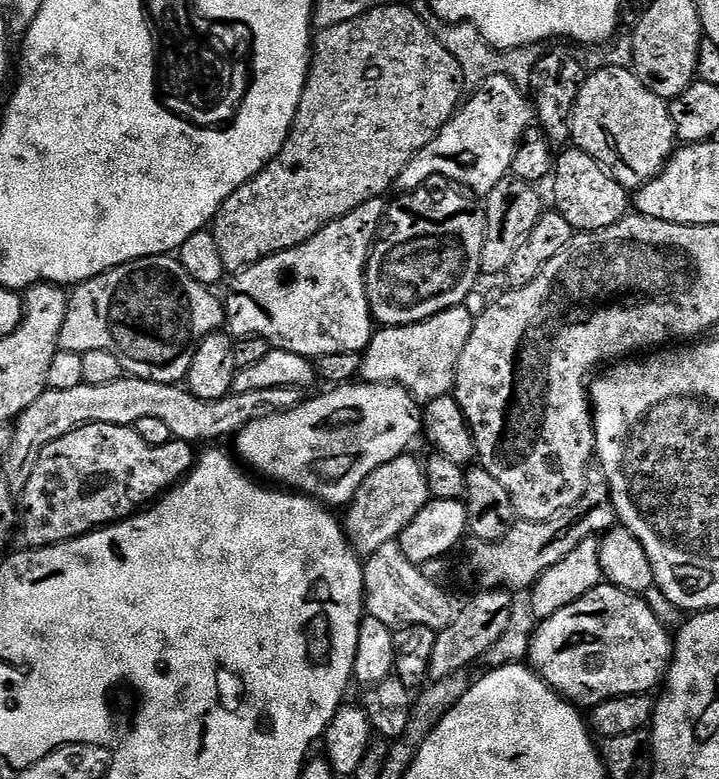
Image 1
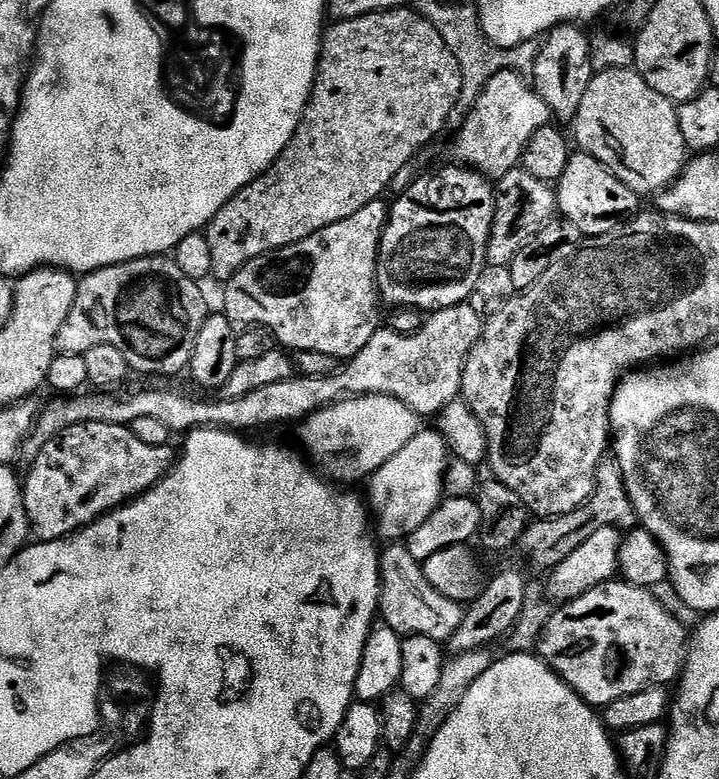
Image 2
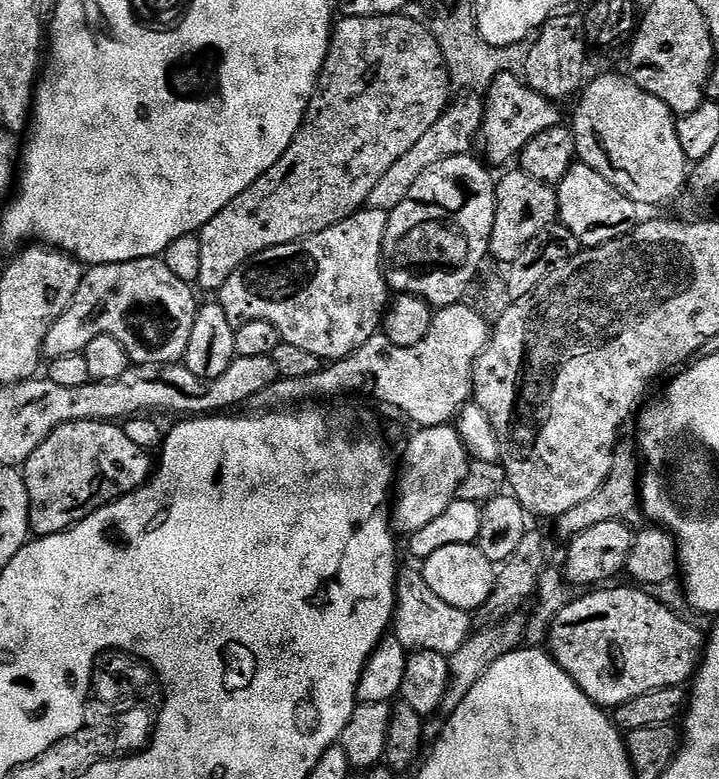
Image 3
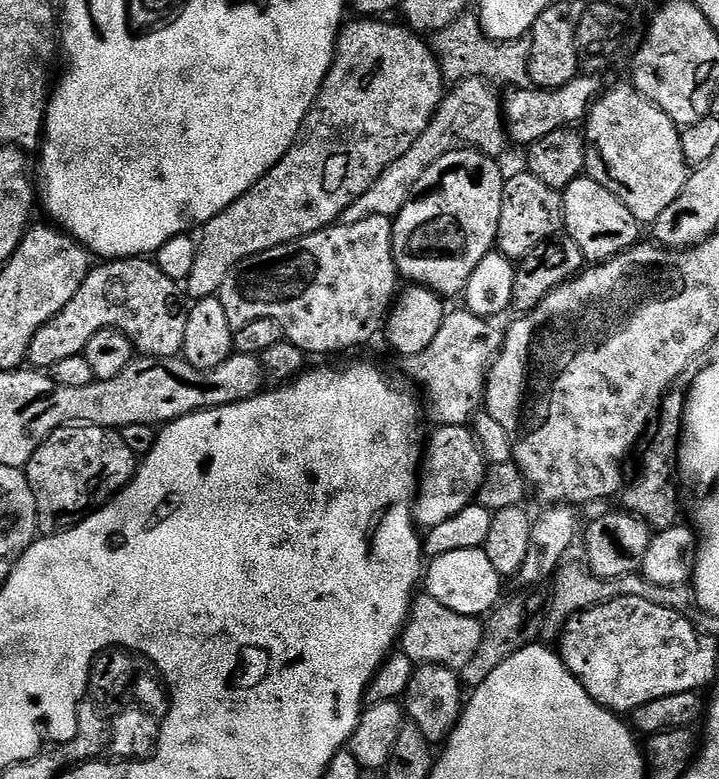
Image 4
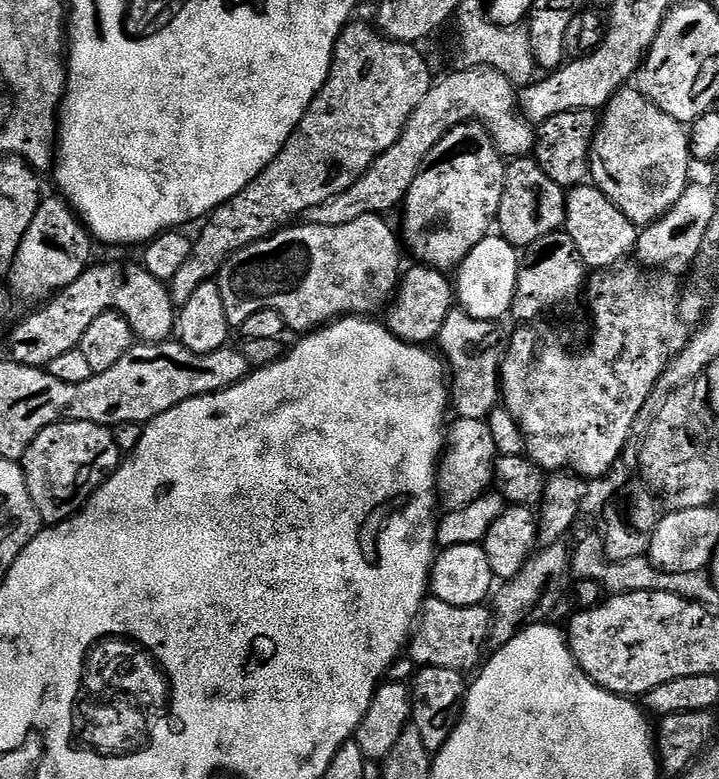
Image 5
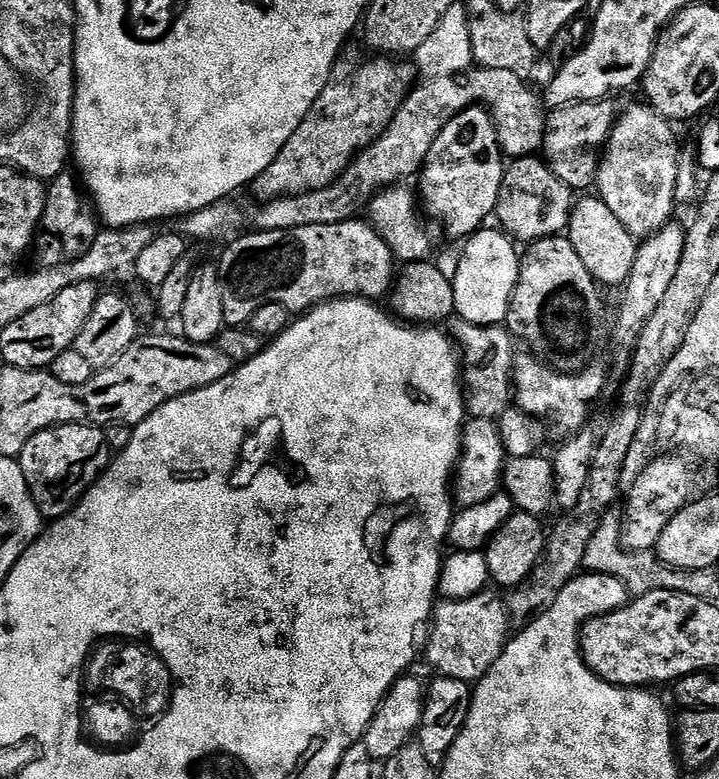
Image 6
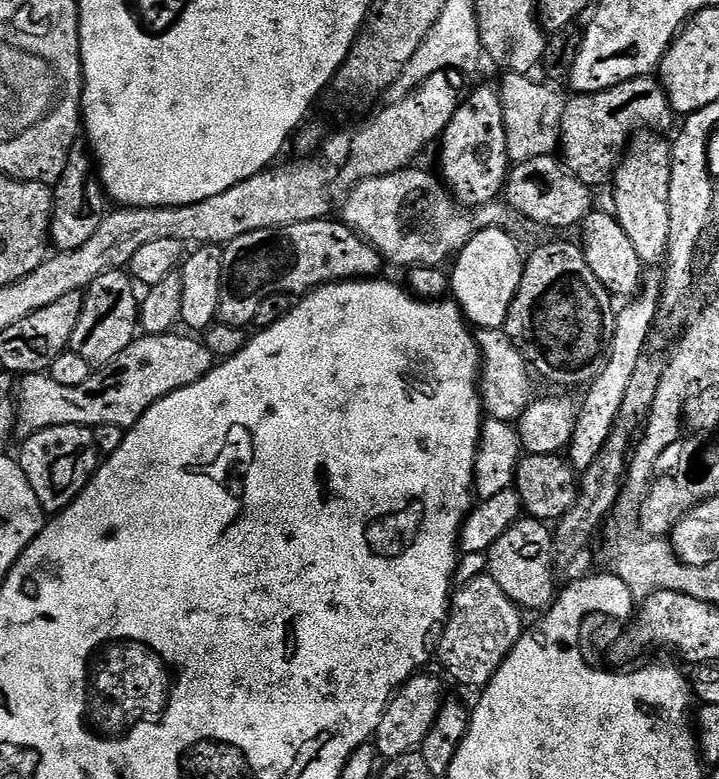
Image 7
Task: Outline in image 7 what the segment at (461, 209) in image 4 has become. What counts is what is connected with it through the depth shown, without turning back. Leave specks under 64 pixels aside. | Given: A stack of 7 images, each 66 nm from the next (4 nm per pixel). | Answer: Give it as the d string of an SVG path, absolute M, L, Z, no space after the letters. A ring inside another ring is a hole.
M495 87L476 88L466 96L445 126L438 148L441 148L438 176L453 200L468 210L493 203L499 197L496 195L505 191L510 171L499 91Z

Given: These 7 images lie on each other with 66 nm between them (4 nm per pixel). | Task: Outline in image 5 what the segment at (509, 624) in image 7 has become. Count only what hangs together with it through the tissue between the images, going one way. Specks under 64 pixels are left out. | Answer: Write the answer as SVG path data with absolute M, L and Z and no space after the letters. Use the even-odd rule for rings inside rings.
M428 598L425 599L418 623L410 637L412 660L420 668L441 668L467 673L468 668L474 667L475 669L481 663L485 655L484 644L486 648L491 634L492 613L487 607L481 605L452 606L447 602Z

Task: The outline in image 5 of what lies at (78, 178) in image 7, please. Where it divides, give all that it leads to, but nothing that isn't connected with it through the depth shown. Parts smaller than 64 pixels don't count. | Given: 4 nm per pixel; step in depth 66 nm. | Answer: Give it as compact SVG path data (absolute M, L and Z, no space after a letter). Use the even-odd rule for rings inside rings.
M45 195L30 222L30 230L26 230L26 238L22 238L22 246L18 246L18 254L14 254L14 266L8 271L6 284L11 295L35 302L51 300L93 263L92 244L93 233L88 231L77 209L63 195Z

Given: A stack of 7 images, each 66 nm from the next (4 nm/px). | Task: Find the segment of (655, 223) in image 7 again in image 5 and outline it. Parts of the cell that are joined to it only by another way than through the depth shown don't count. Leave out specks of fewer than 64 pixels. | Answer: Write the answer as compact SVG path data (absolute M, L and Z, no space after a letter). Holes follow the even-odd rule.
M625 86L612 95L602 109L592 139L590 180L603 190L614 206L618 206L618 210L622 210L622 214L626 214L626 218L630 218L630 222L637 226L647 226L666 215L690 183L688 164L690 153L685 125L654 106L654 102L647 100L635 86Z

